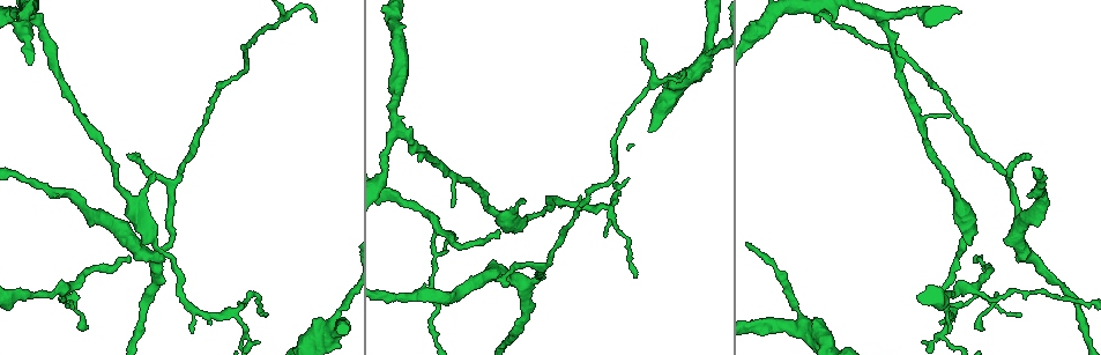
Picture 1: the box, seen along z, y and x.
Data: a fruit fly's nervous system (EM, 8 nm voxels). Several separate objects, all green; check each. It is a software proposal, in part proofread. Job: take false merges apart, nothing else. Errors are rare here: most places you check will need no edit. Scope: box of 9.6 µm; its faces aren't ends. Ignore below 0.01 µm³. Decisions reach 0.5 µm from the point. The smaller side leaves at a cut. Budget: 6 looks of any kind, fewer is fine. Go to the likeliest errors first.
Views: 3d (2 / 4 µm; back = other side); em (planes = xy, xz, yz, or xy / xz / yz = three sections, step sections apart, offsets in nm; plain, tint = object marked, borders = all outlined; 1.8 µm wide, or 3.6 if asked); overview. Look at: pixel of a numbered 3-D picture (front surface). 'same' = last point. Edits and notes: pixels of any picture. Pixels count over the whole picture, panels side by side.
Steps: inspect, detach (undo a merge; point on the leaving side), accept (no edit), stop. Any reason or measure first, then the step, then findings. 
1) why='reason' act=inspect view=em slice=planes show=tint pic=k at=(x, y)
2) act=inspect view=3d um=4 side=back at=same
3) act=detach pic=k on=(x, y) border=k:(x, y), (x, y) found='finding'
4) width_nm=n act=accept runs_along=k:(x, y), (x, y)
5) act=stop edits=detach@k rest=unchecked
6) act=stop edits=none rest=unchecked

why='narrows sharply' act=inspect view=em slice=planes show=tint pic=1 at=(340, 309)

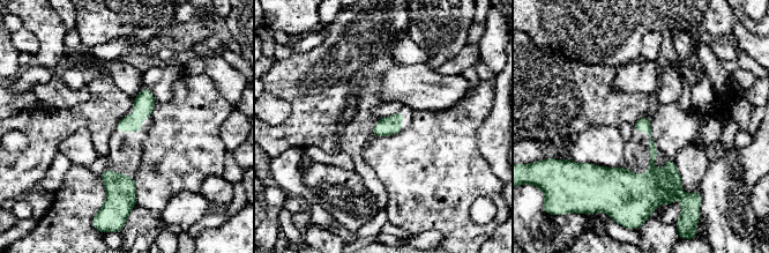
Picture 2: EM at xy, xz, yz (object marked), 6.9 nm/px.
act=accept runs_along=2:(644, 119), (652, 148), (651, 180), (636, 196) found='one neuron here'

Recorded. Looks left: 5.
why='three-way junction' act=inspect view=3d um=4 pic=1 at=(403, 132)

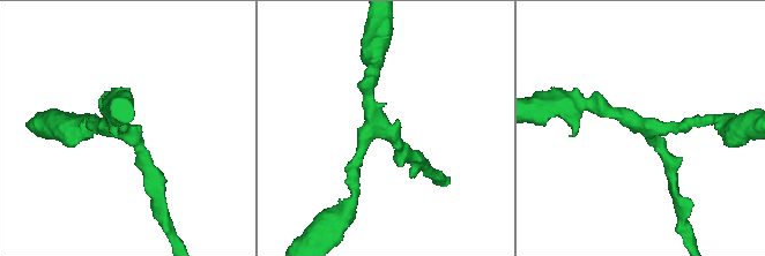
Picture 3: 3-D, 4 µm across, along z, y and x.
arms=3 arm_widths_nm=200,220,220 act=inspect view=em slice=planes show=tint pic=3 at=(121, 127)

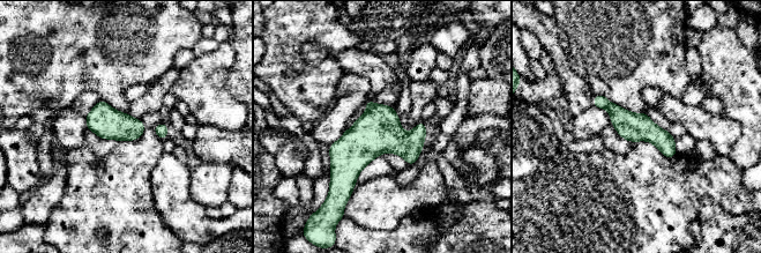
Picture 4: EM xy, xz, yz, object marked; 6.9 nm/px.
width_nm=200 act=accept runs_along=4:(596, 98), (672, 153) found='one neuron here'

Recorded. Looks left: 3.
why='sudden change in width' act=inspect view=em slice=planes show=tint pic=1 at=(970, 239)

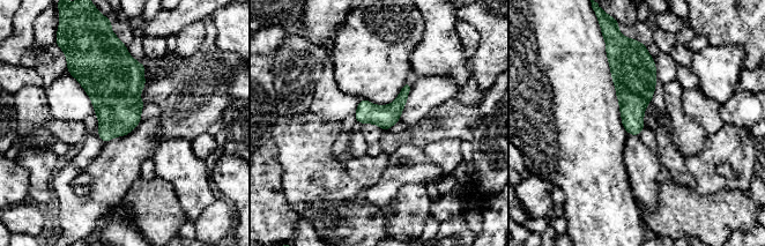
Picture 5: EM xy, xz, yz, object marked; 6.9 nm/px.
act=accept runs_along=5:(408, 86), (386, 114), (358, 118) found='continuous, no second neuron'

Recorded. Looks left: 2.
act=stop edits=none rest=unchecked

